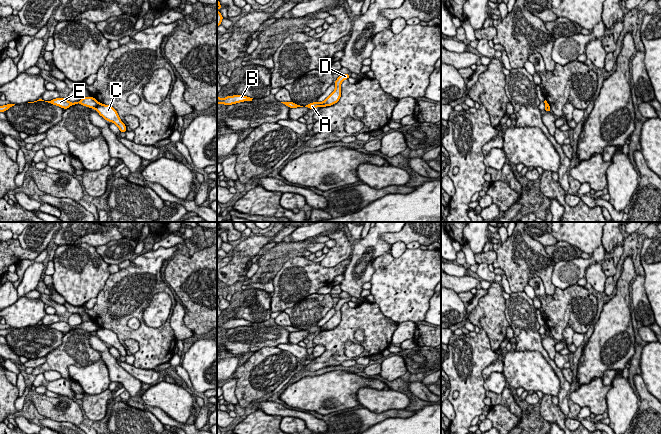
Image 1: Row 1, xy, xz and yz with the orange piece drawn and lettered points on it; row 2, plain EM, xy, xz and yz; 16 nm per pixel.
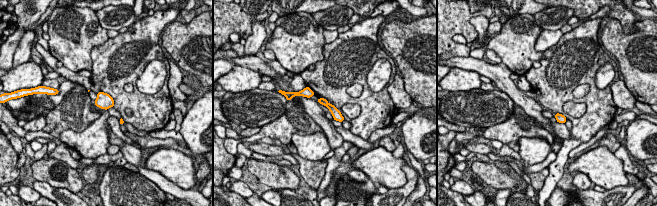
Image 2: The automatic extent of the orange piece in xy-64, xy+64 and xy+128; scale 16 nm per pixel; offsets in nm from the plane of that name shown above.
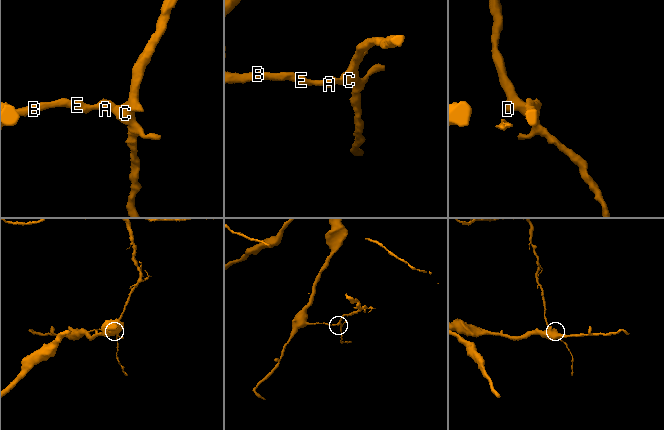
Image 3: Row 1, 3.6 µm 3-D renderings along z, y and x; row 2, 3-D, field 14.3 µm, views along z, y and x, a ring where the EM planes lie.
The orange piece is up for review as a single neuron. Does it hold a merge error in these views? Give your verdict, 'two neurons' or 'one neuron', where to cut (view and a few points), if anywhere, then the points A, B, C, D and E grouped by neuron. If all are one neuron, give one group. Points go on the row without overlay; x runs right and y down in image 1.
two neurons; cut in xy along (99, 327), (94, 332); A B E / C D

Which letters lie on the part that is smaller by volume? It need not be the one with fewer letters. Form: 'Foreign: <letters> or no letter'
Foreign: C, D

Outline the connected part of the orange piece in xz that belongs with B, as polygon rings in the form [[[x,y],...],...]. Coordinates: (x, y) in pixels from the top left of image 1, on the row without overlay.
[[[233,319],[233,320],[227,320],[226,322],[222,323],[220,321],[217,321],[217,328],[221,327],[224,329],[231,329],[231,328],[236,328],[239,326],[244,326],[244,325],[252,325],[253,322],[247,321],[244,319]]]

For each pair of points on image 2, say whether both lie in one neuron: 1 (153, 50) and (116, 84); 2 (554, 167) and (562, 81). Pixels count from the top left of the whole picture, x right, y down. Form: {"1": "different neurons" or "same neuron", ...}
{"1": "same neuron", "2": "same neuron"}

